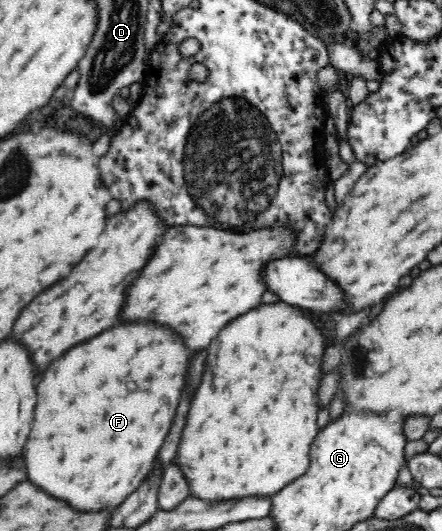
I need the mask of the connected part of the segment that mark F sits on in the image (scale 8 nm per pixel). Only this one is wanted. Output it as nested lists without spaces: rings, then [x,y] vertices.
[[[137,323],[103,331],[51,363],[37,387],[35,421],[27,439],[25,465],[29,481],[77,511],[116,511],[131,491],[139,489],[153,467],[175,417],[187,361],[185,345],[169,329],[155,323]]]

